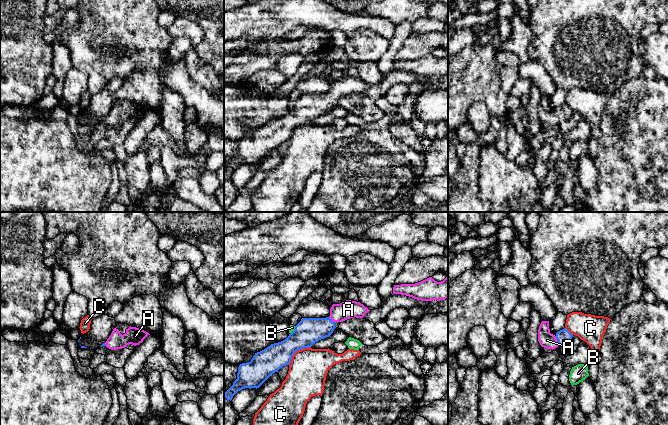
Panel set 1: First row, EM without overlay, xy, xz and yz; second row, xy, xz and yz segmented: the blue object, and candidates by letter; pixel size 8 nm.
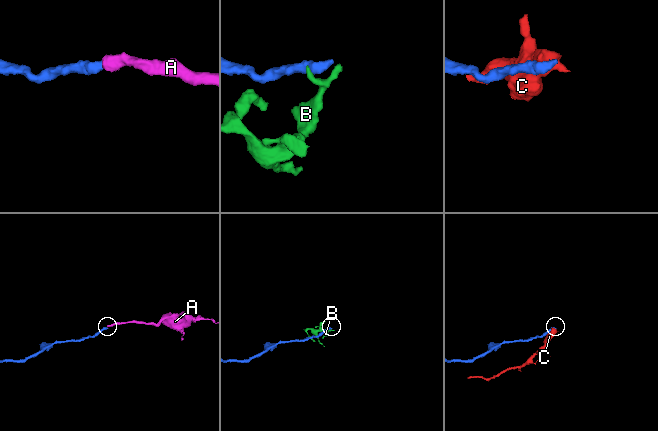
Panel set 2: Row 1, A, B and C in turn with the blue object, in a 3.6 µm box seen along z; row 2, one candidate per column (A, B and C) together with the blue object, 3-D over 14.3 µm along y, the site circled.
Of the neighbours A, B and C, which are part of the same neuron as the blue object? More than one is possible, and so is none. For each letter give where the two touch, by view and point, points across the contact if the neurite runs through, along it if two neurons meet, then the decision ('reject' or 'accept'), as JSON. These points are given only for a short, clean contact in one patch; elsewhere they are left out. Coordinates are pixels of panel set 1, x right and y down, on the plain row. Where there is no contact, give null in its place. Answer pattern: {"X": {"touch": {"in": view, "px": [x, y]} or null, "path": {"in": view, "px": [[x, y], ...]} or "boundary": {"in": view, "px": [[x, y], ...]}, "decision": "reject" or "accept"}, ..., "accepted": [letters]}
{"A": {"touch": {"in": "yz", "px": [557, 116]}, "path": {"in": "yz", "px": [[563, 112], [557, 116], [547, 116]]}, "decision": "accept"}, "B": {"touch": {"in": "xz", "px": [294, 106]}, "boundary": {"in": "xz", "px": [[295, 102], [290, 109]]}, "decision": "reject"}, "C": {"touch": {"in": "xz", "px": [296, 126]}, "decision": "reject"}, "accepted": ["A"]}

